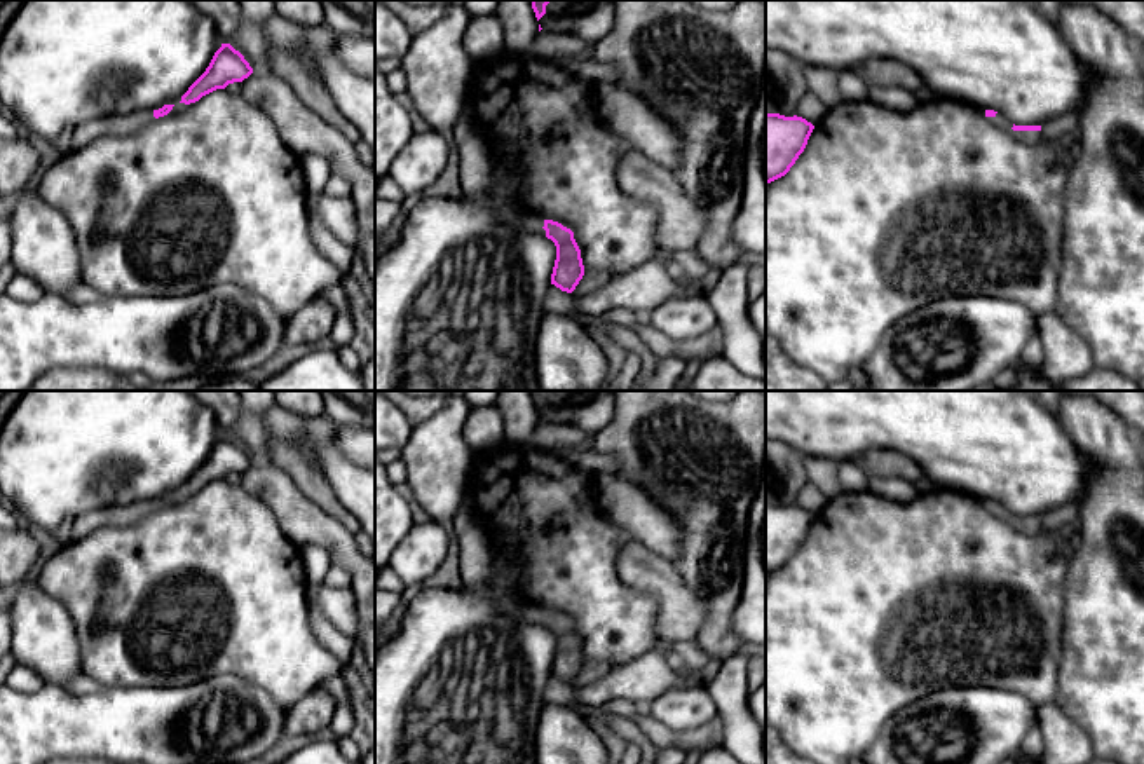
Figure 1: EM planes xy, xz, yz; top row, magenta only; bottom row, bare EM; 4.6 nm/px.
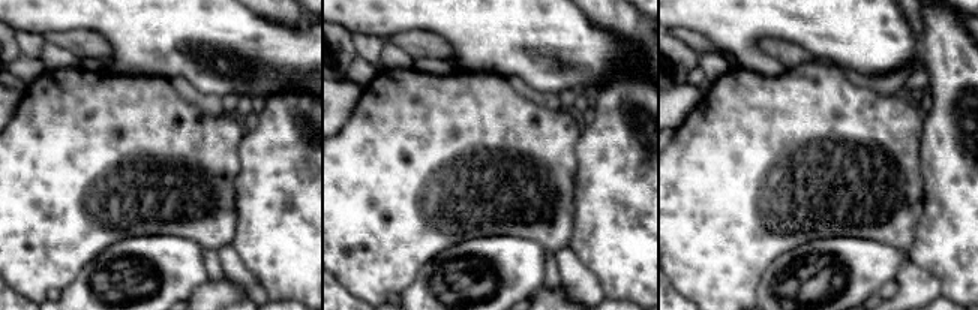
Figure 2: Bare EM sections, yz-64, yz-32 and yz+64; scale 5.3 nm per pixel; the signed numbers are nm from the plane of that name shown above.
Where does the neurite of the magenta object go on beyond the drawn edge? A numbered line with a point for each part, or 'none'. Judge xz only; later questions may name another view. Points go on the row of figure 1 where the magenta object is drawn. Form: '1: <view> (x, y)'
1: xz (529, 224)

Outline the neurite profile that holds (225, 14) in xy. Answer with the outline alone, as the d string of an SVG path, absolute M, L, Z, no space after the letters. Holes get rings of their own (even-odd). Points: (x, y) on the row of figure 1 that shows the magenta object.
M187 0L197 10L209 16L221 44L232 44L241 28L239 0Z

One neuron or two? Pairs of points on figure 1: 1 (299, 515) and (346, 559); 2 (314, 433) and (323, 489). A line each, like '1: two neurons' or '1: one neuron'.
1: one neuron
2: one neuron

